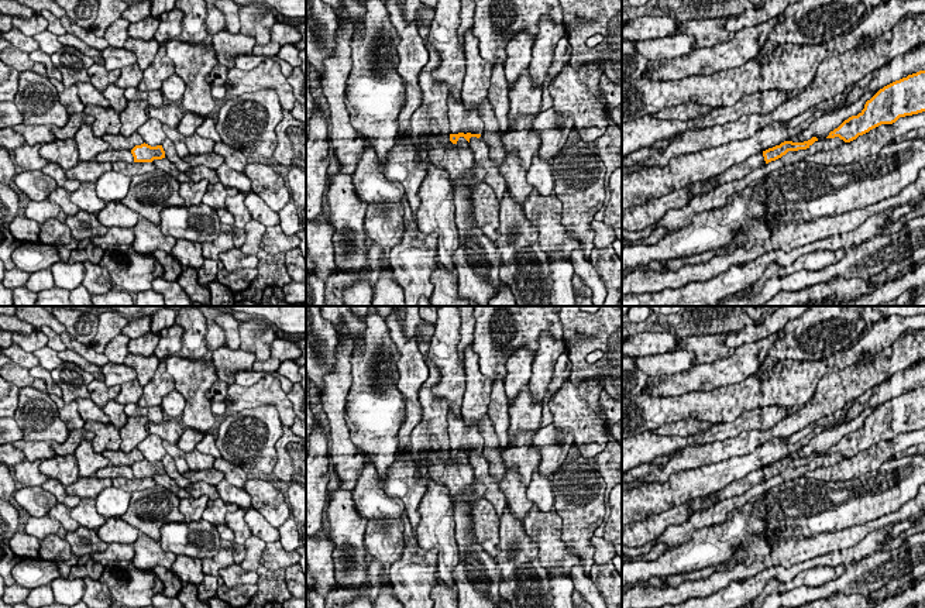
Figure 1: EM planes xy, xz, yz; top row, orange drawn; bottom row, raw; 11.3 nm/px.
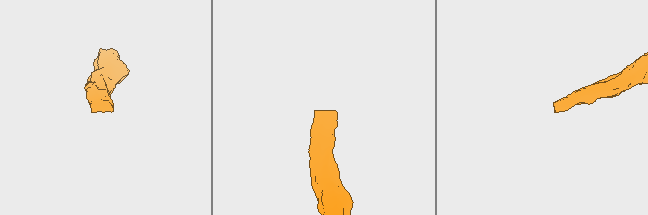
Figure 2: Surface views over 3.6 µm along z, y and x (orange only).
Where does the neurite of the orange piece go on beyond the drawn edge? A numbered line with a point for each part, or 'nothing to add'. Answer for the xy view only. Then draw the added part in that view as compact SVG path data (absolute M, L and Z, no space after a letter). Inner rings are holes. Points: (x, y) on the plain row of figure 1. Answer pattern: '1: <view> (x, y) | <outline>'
nothing to add

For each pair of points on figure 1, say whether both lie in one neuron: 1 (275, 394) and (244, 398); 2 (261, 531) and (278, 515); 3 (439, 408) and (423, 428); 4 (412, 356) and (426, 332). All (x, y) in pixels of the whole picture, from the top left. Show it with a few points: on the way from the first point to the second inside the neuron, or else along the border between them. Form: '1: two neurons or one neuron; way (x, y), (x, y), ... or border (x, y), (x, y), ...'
1: one neuron; way (268, 394), (251, 397)
2: two neurons; border (253, 507), (277, 528)
3: one neuron; way (435, 412), (435, 416), (427, 423)
4: two neurons; border (398, 320), (403, 333), (418, 343)

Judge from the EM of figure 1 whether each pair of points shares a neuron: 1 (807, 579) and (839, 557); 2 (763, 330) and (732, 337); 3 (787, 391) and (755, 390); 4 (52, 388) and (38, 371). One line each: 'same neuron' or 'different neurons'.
1: different neurons
2: same neuron
3: same neuron
4: same neuron

